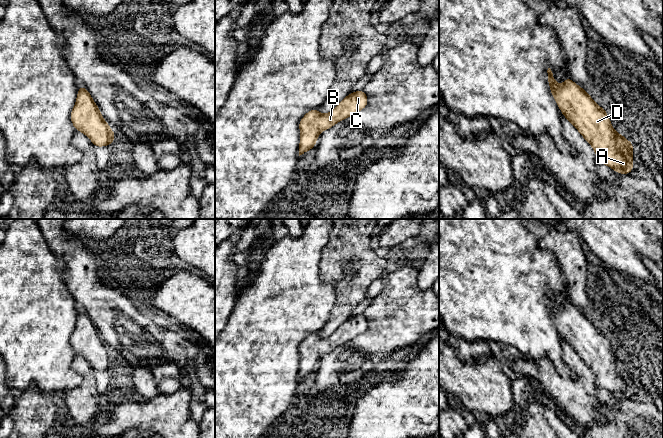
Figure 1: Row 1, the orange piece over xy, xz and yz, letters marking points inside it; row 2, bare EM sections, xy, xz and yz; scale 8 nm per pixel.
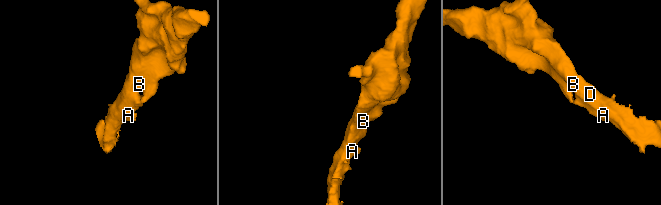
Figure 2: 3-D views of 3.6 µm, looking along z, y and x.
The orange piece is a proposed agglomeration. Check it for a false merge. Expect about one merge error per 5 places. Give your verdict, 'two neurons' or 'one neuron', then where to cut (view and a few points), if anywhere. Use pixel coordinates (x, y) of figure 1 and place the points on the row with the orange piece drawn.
one neuron | no cut

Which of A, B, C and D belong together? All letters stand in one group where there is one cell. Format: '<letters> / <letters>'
A B C D

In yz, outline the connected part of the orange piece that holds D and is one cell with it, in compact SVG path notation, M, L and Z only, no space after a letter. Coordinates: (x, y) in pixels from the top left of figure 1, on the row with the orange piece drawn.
M550 68L547 70L552 96L565 118L592 146L596 159L619 174L633 171L633 142L616 132L601 108L570 77L559 86Z

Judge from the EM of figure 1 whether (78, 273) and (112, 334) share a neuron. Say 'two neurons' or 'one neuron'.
one neuron

